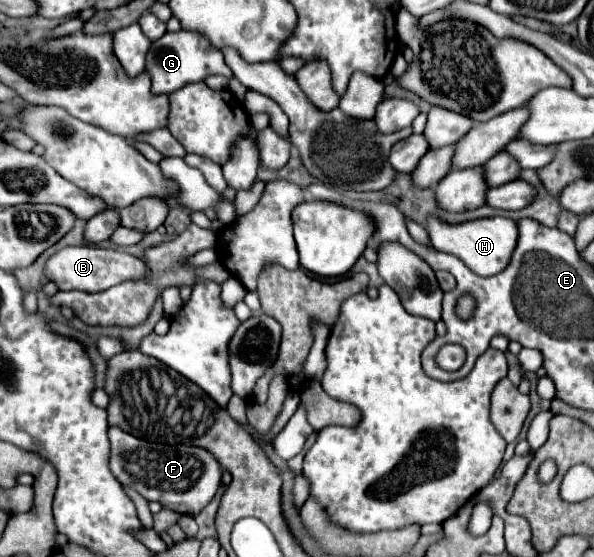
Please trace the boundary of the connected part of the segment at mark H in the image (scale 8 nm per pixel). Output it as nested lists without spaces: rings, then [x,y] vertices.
[[[430,215],[426,219],[426,231],[430,235],[432,245],[438,251],[446,251],[446,253],[460,257],[474,273],[478,273],[482,277],[496,275],[508,265],[510,255],[516,247],[516,239],[518,239],[516,223],[508,217],[488,217],[488,219],[466,221],[466,223],[446,223],[446,221]]]

